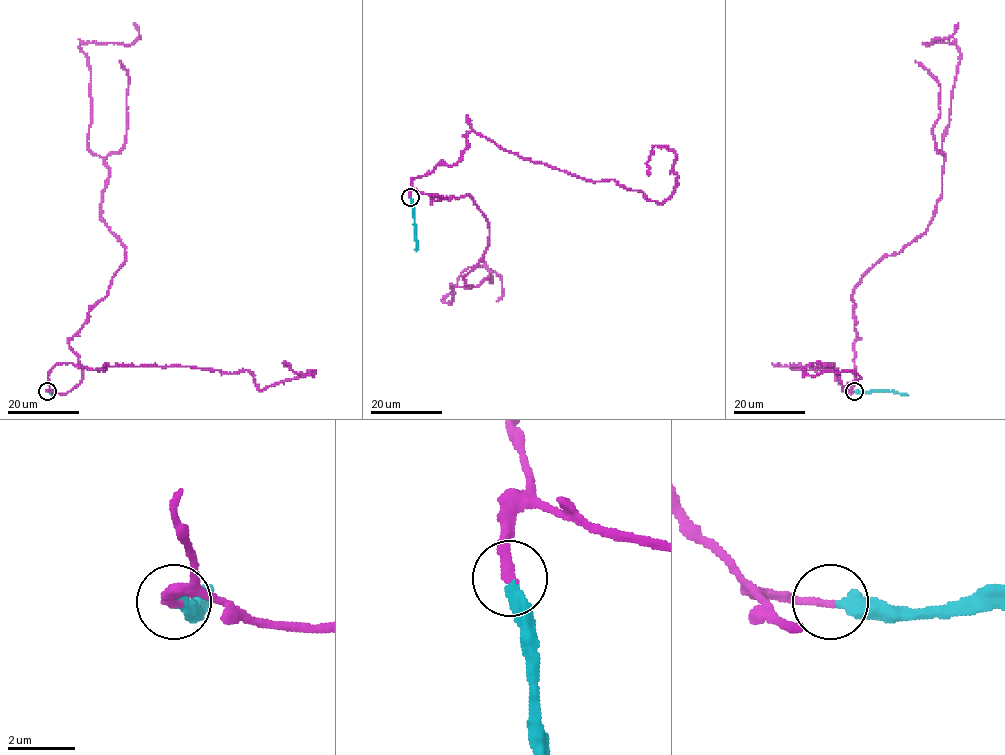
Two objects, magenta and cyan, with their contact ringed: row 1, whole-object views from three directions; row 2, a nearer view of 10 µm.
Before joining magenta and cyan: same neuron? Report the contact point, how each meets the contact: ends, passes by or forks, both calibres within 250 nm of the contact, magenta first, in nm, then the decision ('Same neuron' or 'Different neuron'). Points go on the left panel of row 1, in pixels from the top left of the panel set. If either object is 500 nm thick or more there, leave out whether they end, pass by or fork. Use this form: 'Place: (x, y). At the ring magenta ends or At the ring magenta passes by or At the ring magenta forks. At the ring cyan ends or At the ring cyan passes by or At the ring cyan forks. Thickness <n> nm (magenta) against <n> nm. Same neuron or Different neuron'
Place: (47, 391). At the ring magenta ends. At the ring cyan ends. Thickness 240 nm (magenta) against 420 nm. Same neuron

